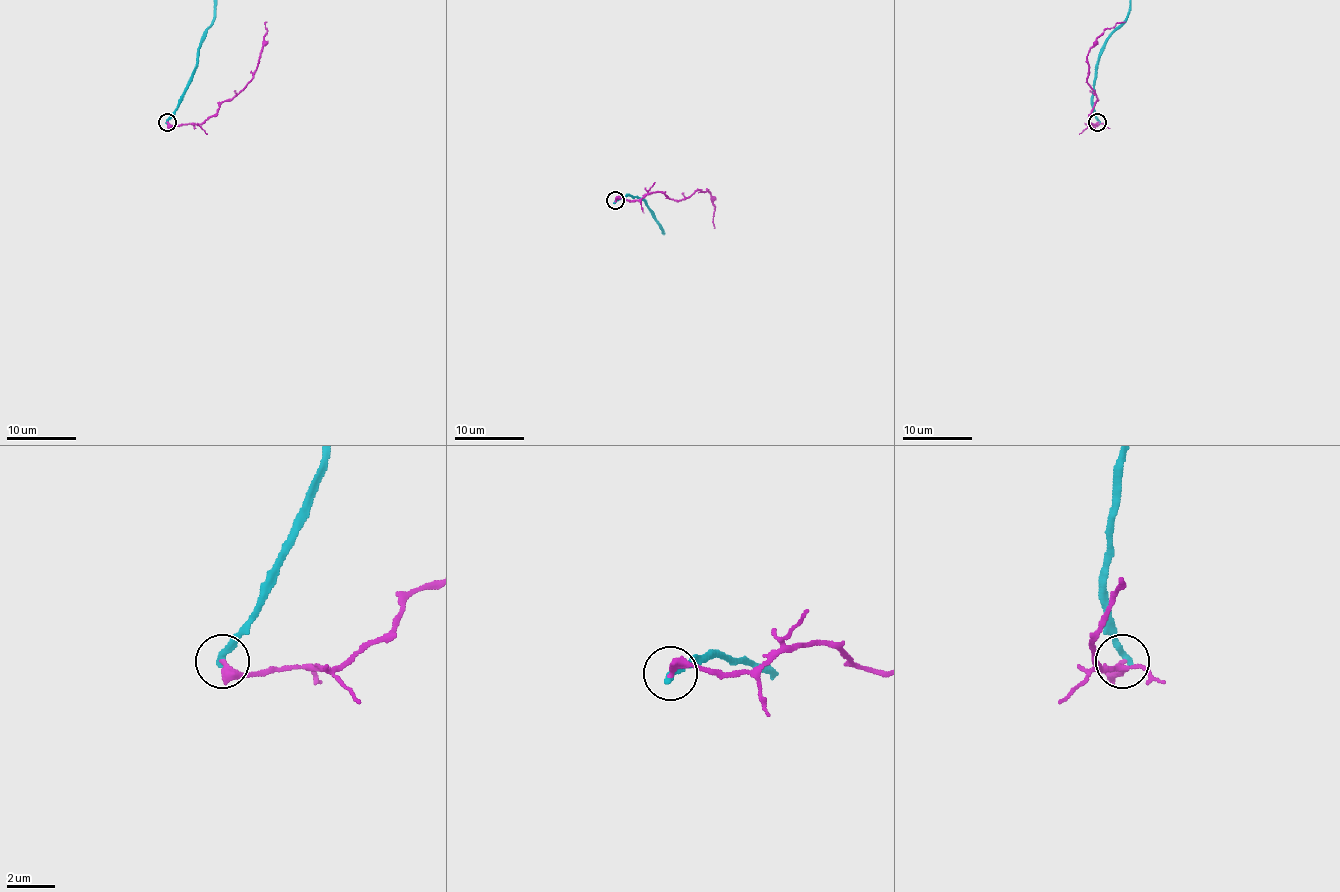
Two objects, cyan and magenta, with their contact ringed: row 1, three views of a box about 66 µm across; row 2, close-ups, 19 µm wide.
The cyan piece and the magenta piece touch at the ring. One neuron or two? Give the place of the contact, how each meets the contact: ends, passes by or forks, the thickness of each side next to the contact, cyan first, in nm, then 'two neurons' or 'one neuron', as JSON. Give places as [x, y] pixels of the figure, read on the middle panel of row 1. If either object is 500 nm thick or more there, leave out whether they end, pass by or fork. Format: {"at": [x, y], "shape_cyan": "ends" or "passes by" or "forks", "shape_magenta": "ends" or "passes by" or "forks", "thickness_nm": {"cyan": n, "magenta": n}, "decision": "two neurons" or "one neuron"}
{"at": [615, 200], "shape_cyan": "ends", "shape_magenta": "ends", "thickness_nm": {"cyan": 320, "magenta": 340}, "decision": "two neurons"}

